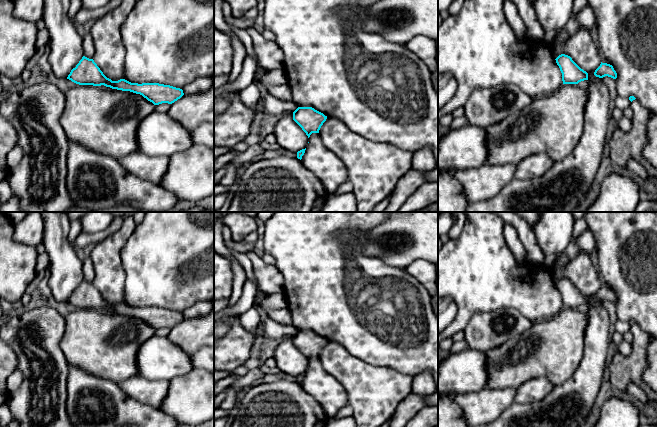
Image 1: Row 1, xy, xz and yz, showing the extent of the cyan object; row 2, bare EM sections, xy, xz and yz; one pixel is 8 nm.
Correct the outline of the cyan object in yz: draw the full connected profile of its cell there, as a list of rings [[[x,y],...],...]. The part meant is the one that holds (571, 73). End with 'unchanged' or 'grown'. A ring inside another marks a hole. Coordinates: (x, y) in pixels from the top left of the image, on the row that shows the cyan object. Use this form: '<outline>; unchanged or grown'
[[[561,54],[555,60],[562,73],[563,84],[578,84],[588,80],[588,73],[581,69],[570,56]]]; unchanged

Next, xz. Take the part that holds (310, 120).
[[[298,107],[293,112],[293,120],[302,128],[308,138],[312,133],[319,133],[327,116],[312,107]]]; unchanged

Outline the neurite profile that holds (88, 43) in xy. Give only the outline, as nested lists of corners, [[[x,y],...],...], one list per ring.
[[[87,34],[83,36],[83,56],[93,59],[95,53],[95,45],[94,40],[91,34]]]

